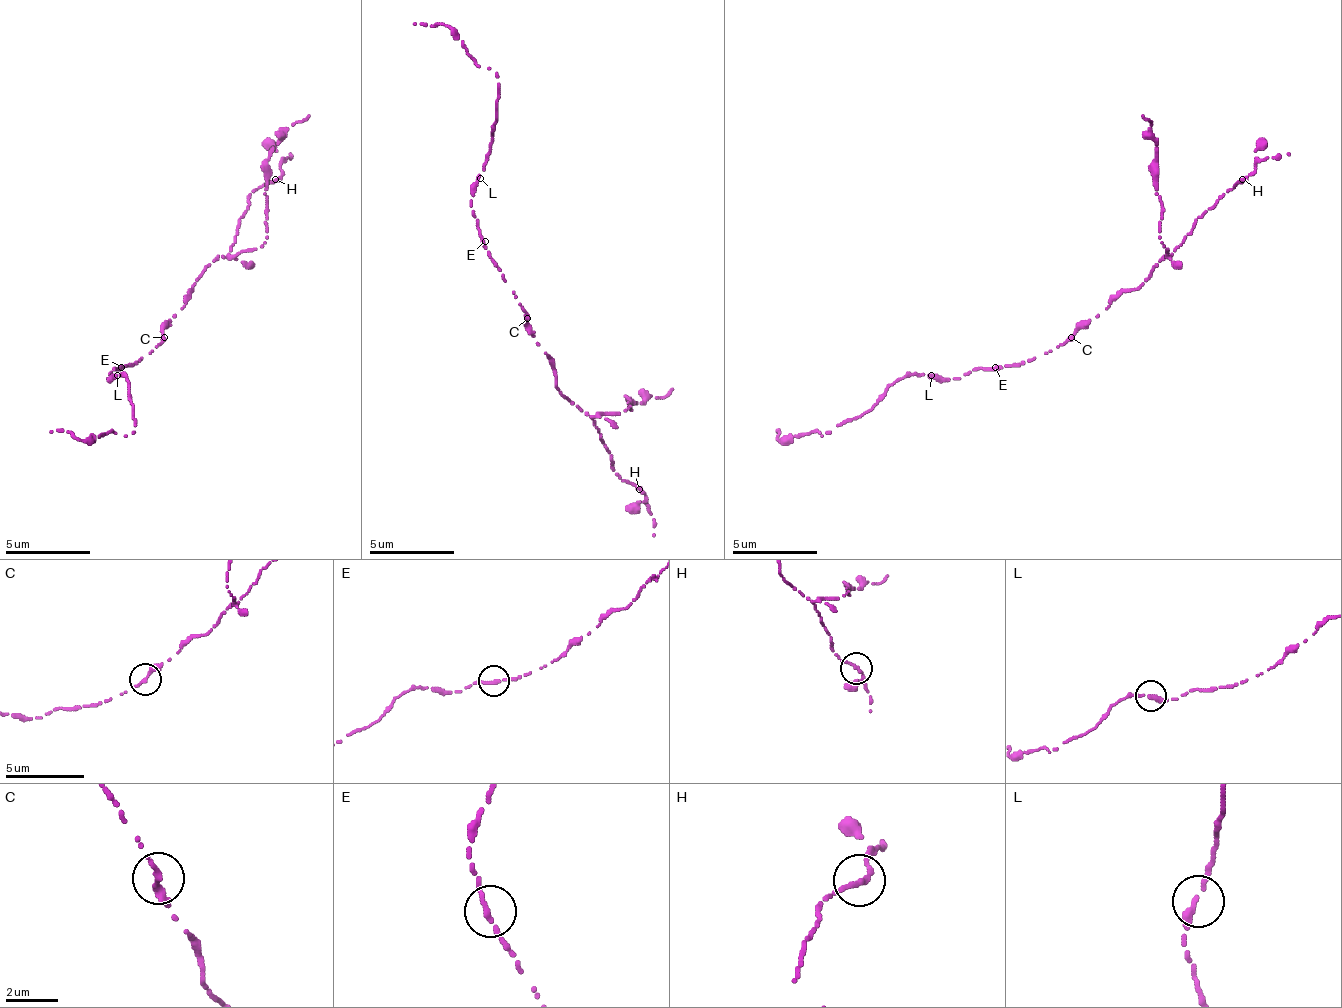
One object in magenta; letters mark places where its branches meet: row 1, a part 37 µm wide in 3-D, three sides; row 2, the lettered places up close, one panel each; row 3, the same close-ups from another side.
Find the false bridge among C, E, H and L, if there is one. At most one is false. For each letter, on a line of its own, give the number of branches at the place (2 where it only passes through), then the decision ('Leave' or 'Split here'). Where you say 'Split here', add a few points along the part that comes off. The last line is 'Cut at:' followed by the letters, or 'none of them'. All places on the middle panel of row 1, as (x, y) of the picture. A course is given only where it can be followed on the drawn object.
C: Branches: 1. Leave
E: Branches: 2. Leave
H: Branches: 2. Leave
L: Branches: 2. Leave
Cut at: none of them

